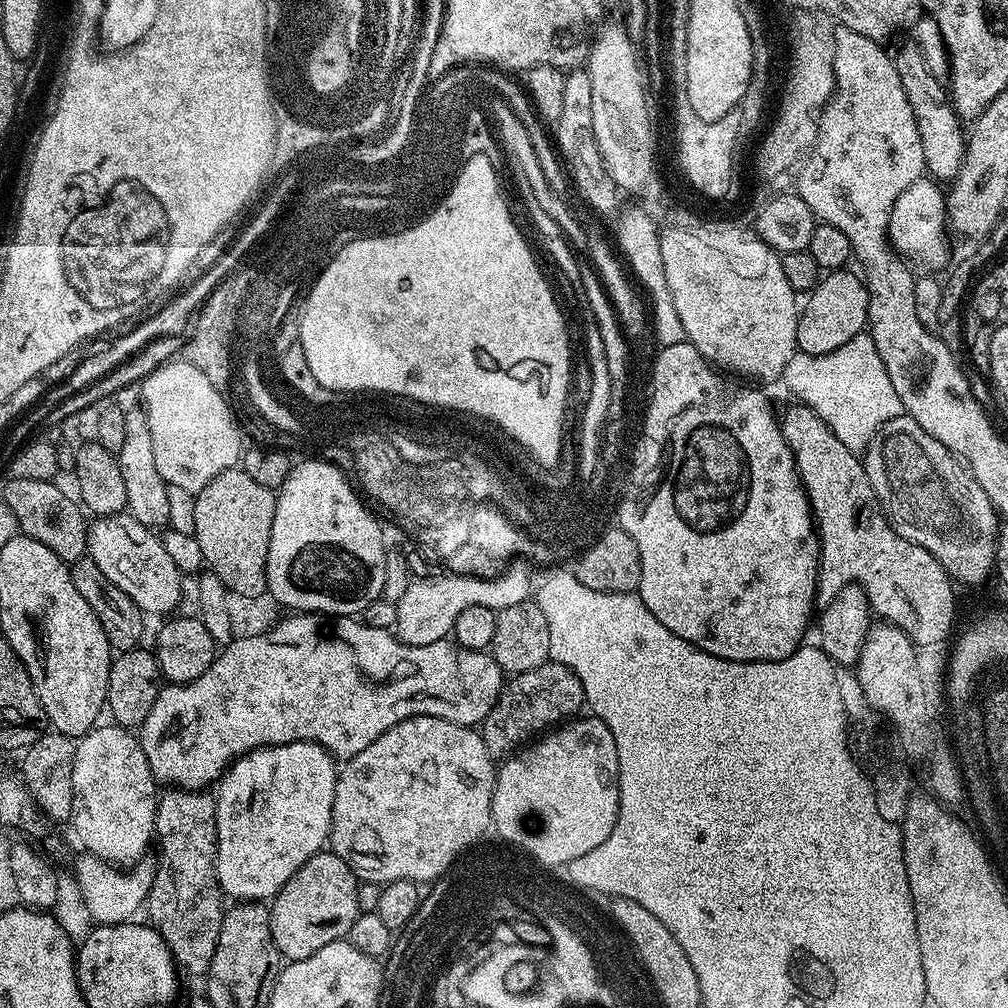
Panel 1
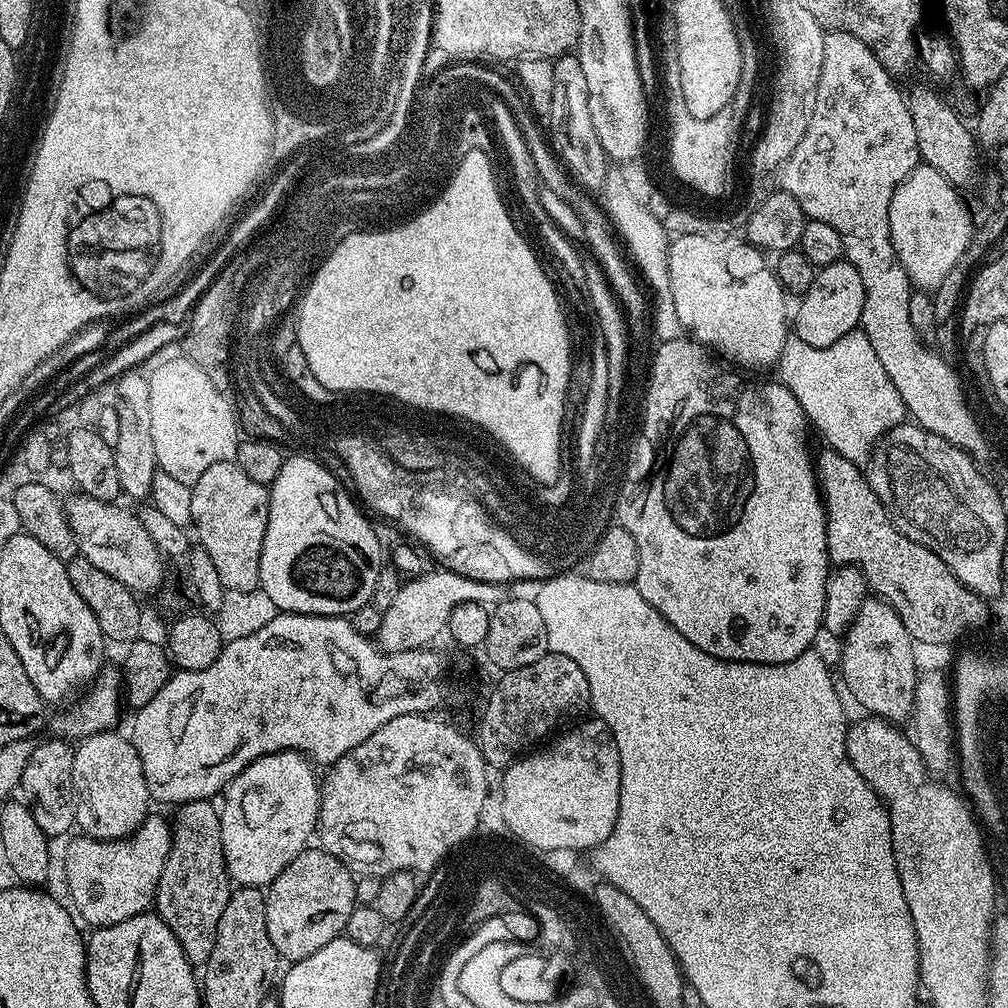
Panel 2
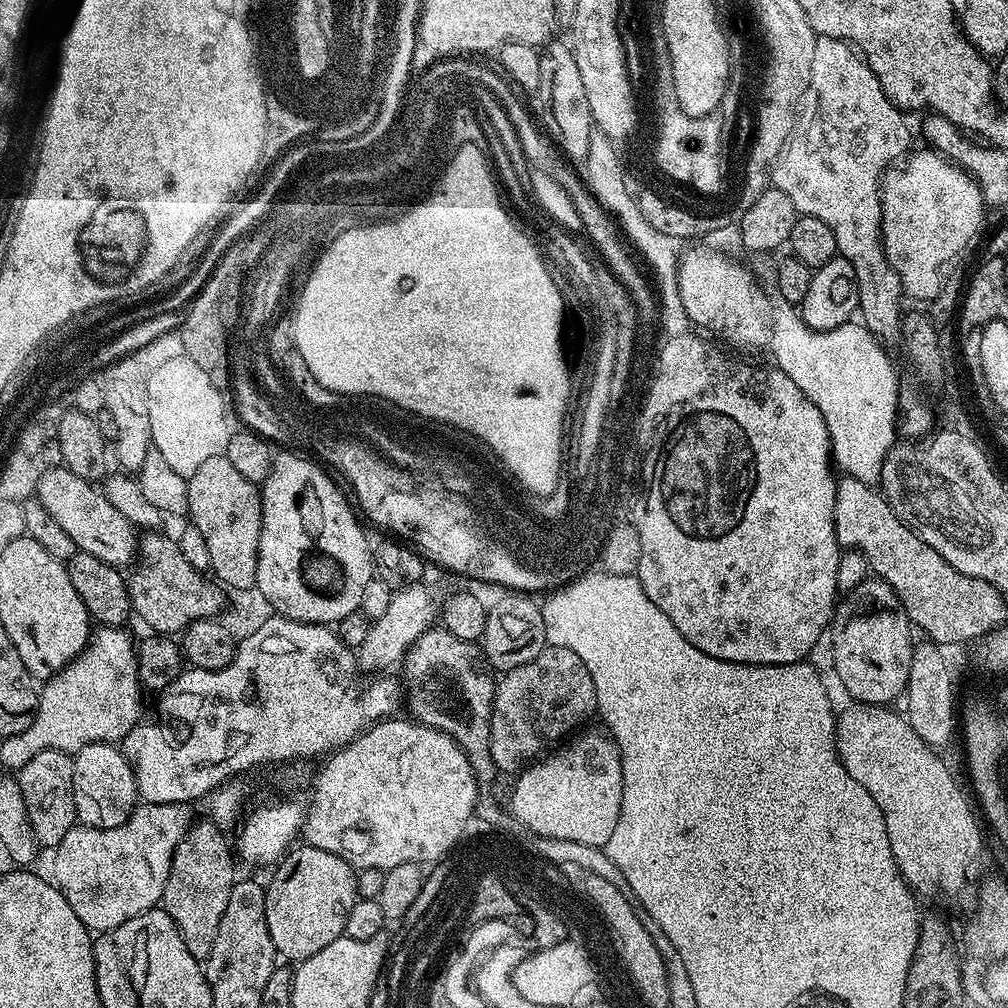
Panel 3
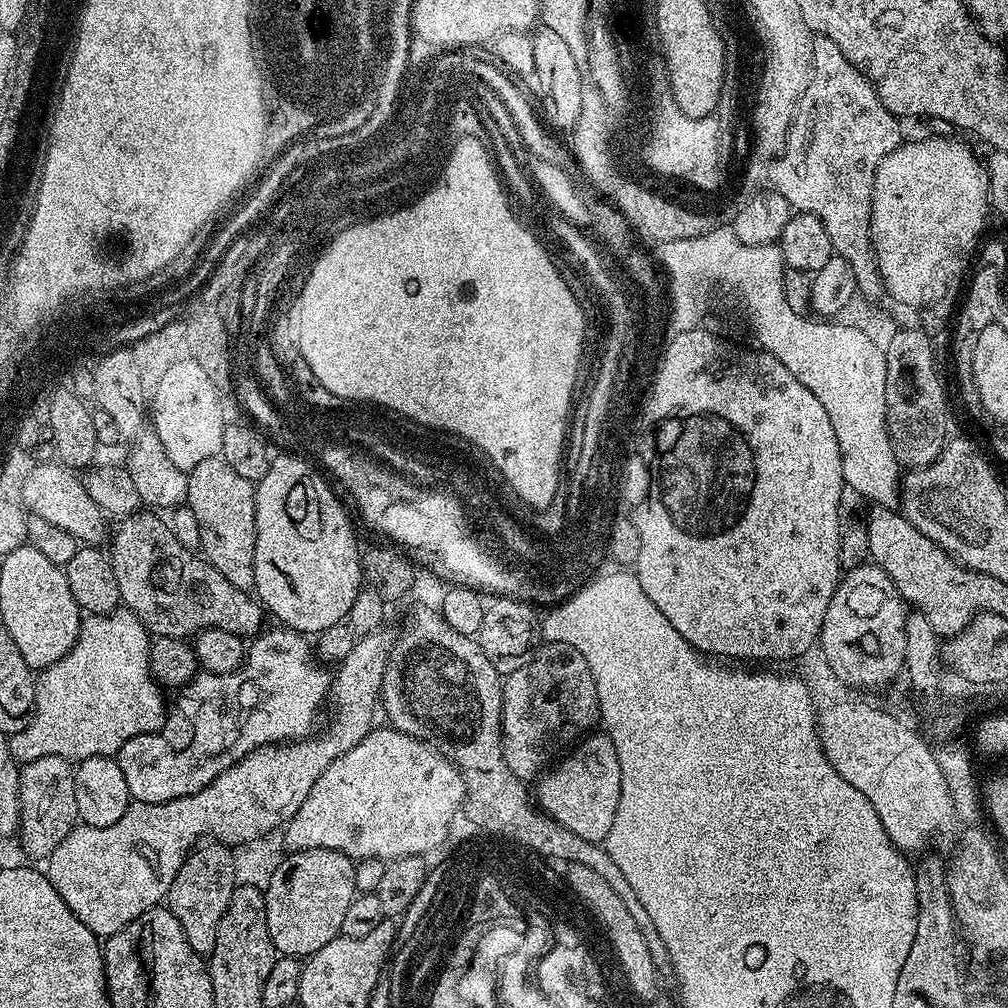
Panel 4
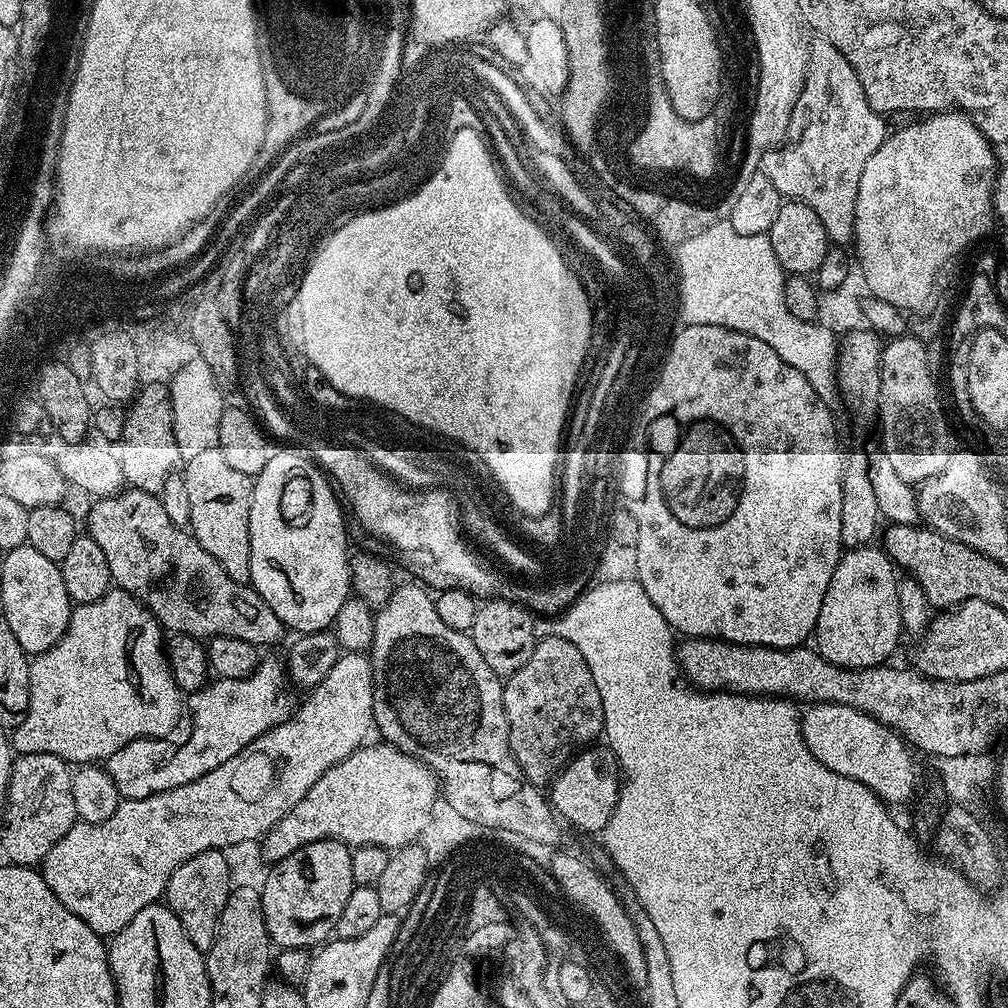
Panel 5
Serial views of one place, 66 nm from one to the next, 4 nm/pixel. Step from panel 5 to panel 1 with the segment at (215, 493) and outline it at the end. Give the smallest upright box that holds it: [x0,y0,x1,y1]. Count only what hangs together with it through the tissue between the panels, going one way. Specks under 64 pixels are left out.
[194,467,276,599]

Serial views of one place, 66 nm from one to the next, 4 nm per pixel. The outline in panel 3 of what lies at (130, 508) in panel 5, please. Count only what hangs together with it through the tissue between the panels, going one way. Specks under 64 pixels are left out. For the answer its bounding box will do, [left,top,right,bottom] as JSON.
[126,530,222,634]

